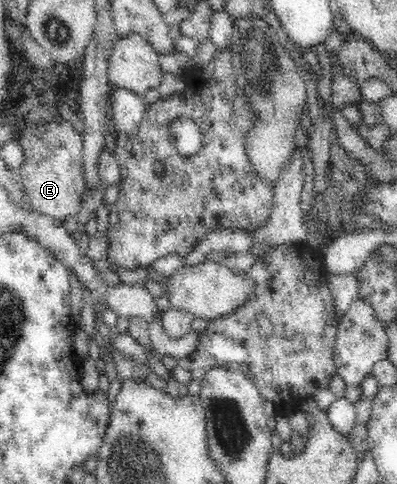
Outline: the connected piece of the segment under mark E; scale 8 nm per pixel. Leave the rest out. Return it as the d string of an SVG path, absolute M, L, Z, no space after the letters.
M67 116L64 118L66 118L66 123L62 124L24 126L16 138L22 144L25 153L24 163L18 170L18 181L24 189L28 207L40 215L54 218L58 223L63 222L70 215L77 215L87 189L82 157L83 136L72 126Z

